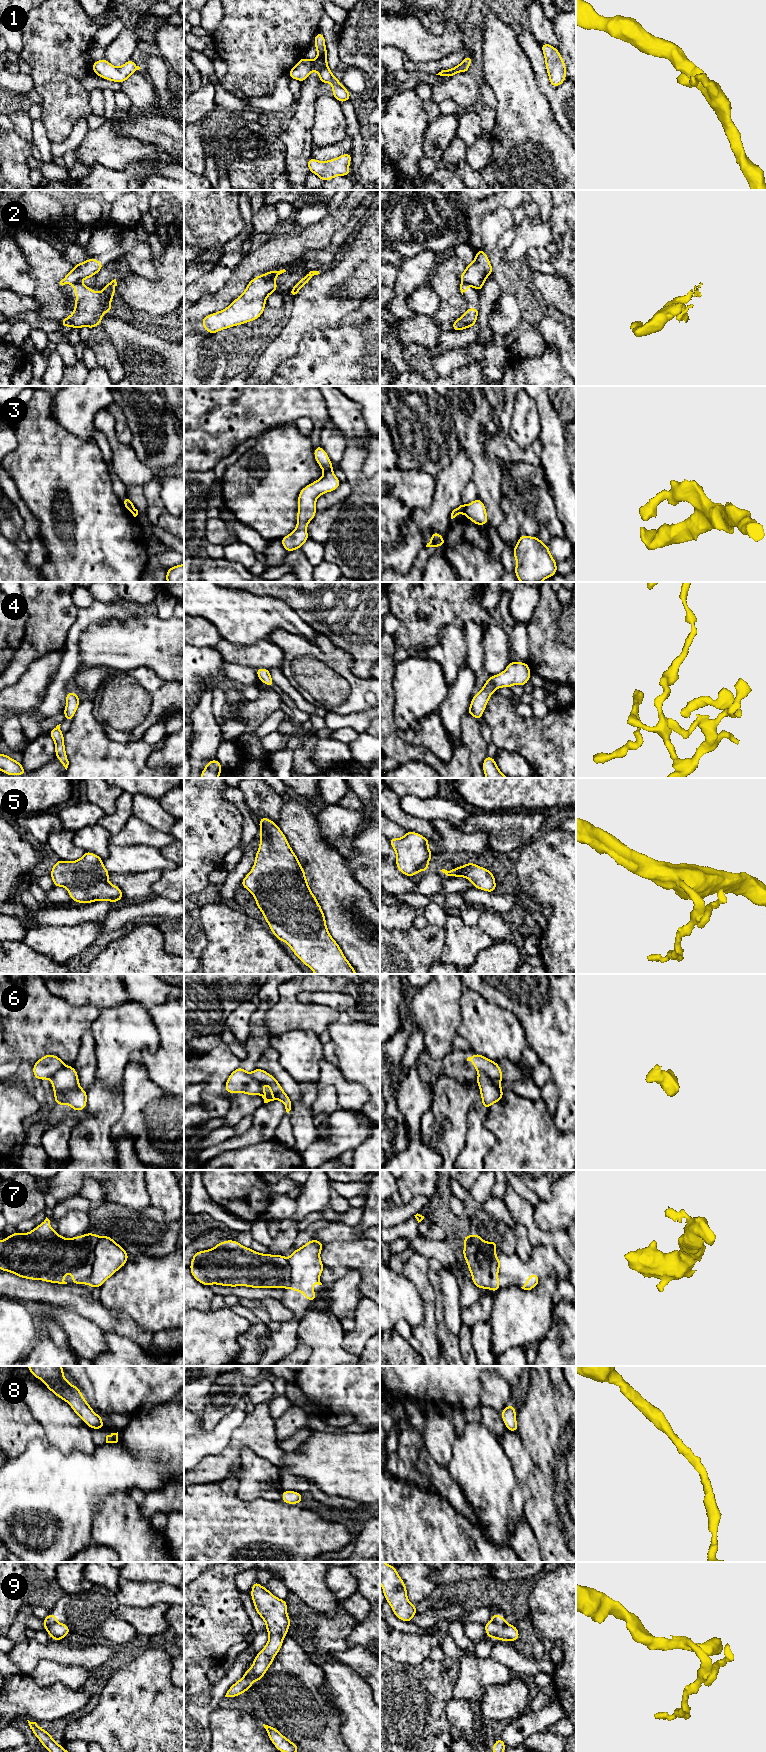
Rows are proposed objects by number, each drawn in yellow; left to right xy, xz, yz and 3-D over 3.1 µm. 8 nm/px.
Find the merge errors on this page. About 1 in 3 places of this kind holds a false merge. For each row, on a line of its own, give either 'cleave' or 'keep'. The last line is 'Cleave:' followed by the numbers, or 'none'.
1: keep
2: cleave
3: cleave
4: keep
5: keep
6: cleave
7: cleave
8: keep
9: cleave
Cleave: 2, 3, 6, 7, 9

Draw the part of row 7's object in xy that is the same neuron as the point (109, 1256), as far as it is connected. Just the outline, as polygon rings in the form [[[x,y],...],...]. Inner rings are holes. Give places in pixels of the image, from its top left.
[[[99,1236],[94,1255],[93,1270],[87,1283],[91,1288],[101,1288],[108,1278],[127,1263],[129,1257],[110,1236]]]

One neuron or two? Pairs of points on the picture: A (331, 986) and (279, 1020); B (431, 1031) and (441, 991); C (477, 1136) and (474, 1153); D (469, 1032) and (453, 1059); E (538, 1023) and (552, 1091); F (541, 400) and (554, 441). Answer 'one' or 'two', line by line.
A: one
B: one
C: one
D: two
E: two
F: one

